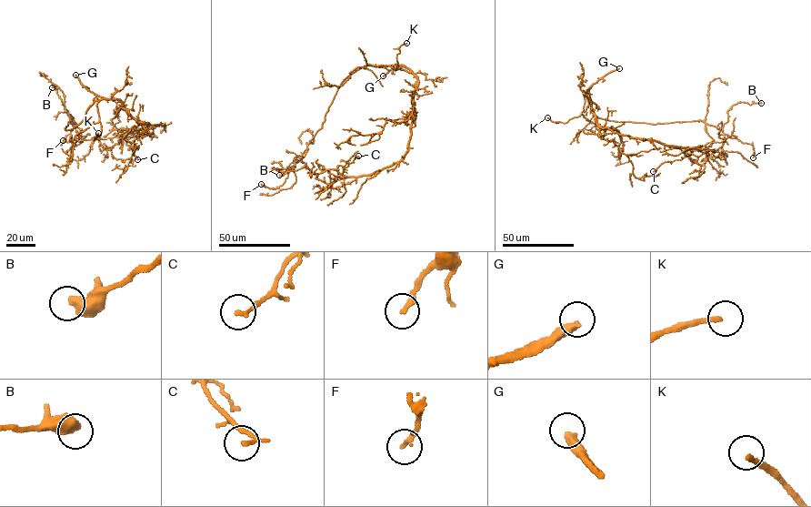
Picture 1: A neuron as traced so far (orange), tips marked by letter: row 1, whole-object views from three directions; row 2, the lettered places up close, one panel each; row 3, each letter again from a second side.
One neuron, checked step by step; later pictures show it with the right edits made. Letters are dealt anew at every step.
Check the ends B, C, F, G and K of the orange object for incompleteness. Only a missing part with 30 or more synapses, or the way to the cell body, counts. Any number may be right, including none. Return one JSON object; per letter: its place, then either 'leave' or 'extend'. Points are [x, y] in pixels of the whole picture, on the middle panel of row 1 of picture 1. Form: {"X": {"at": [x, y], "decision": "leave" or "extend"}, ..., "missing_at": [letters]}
{"B": {"at": [279, 175], "decision": "leave"}, "C": {"at": [358, 156], "decision": "leave"}, "F": {"at": [261, 184], "decision": "leave"}, "G": {"at": [383, 76], "decision": "extend"}, "K": {"at": [406, 43], "decision": "extend"}, "missing_at": ["G", "K"]}

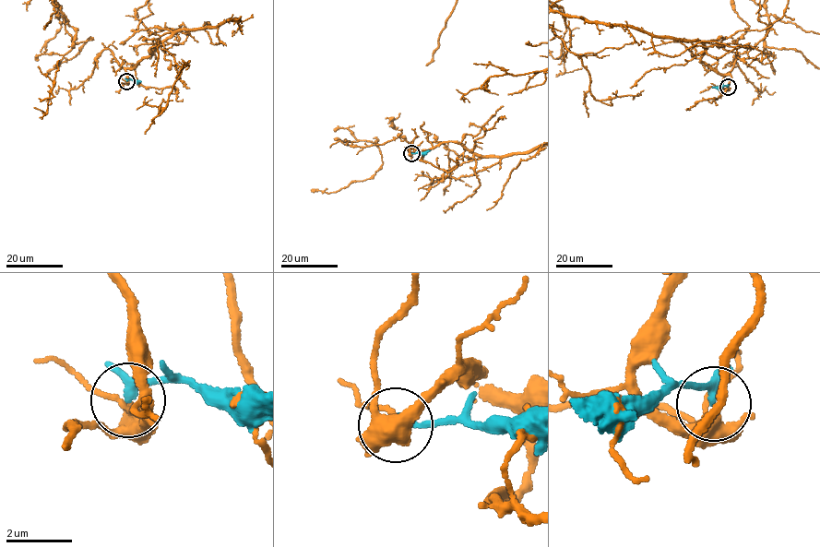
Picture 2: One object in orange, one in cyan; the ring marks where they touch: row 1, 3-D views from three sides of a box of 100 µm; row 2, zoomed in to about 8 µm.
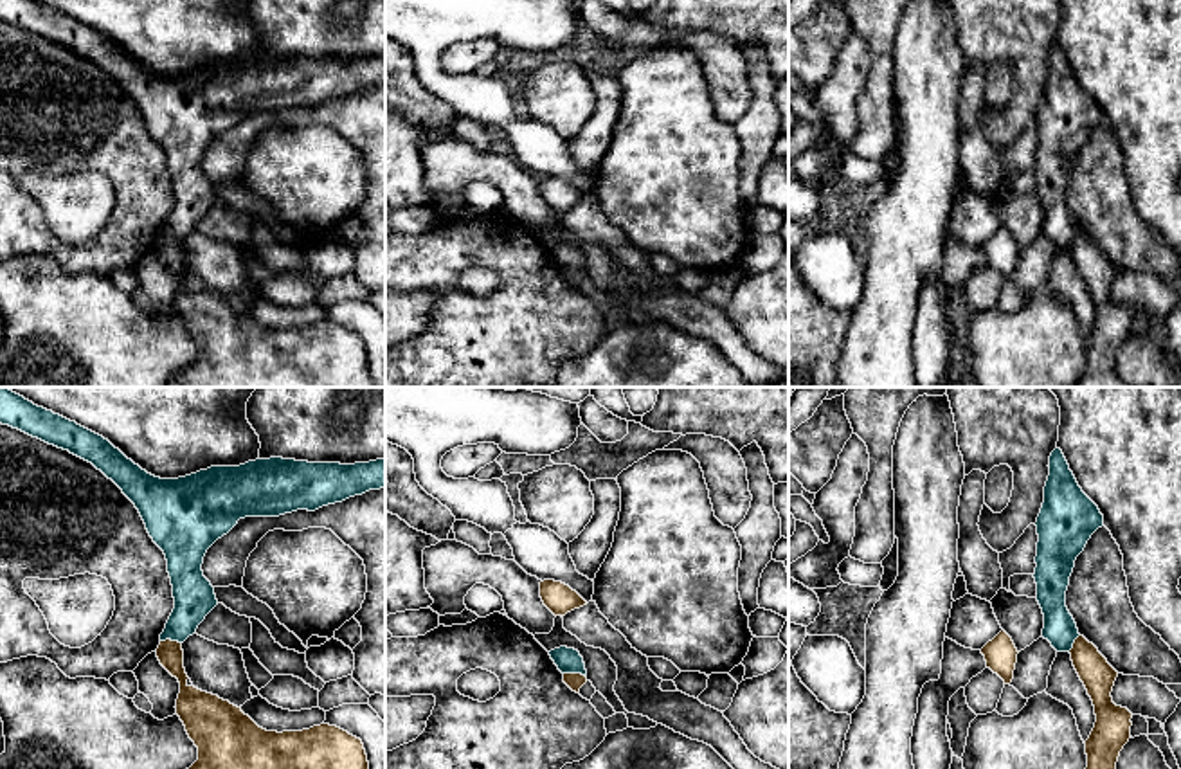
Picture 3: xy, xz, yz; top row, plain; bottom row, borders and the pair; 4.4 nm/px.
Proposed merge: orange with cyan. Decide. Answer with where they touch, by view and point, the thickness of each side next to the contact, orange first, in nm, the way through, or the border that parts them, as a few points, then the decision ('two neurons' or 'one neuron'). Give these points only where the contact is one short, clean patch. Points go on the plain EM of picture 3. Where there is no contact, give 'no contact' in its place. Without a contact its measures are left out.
contact xz (575, 271); calibres 80 and 110 nm; border xz (564, 269), (580, 269), (585, 274); two neurons

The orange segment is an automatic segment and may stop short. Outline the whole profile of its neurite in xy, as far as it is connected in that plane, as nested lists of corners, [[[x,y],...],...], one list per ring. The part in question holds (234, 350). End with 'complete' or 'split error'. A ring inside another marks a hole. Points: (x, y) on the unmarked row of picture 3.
[[[160,238],[157,254],[180,279],[176,312],[198,344],[198,357],[164,387],[374,387],[360,335],[329,321],[302,328],[266,328],[241,304],[187,281],[182,240]]] | complete

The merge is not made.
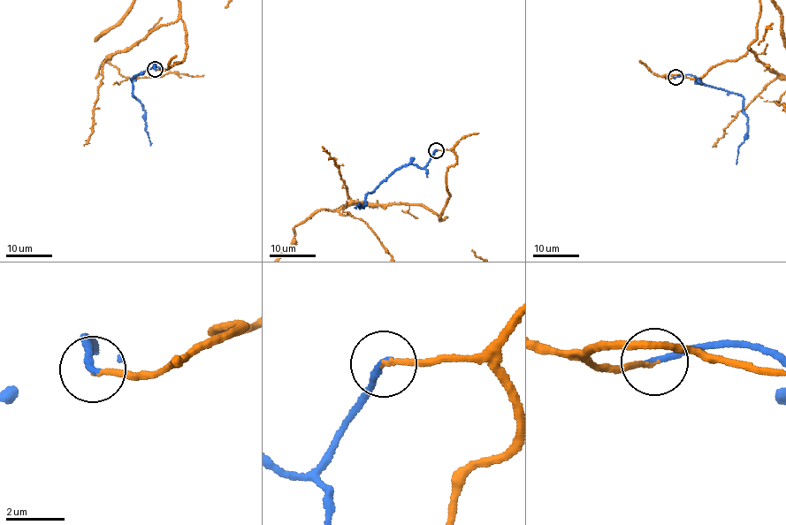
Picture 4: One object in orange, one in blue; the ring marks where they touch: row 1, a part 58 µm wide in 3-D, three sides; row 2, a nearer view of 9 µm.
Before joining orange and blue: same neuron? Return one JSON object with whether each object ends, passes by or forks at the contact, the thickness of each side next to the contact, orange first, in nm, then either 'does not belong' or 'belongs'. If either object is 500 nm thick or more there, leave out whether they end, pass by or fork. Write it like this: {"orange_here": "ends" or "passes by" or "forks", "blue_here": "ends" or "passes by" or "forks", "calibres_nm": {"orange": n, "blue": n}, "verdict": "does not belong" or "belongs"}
{"orange_here": "ends", "blue_here": "ends", "calibres_nm": {"orange": 150, "blue": 240}, "verdict": "belongs"}

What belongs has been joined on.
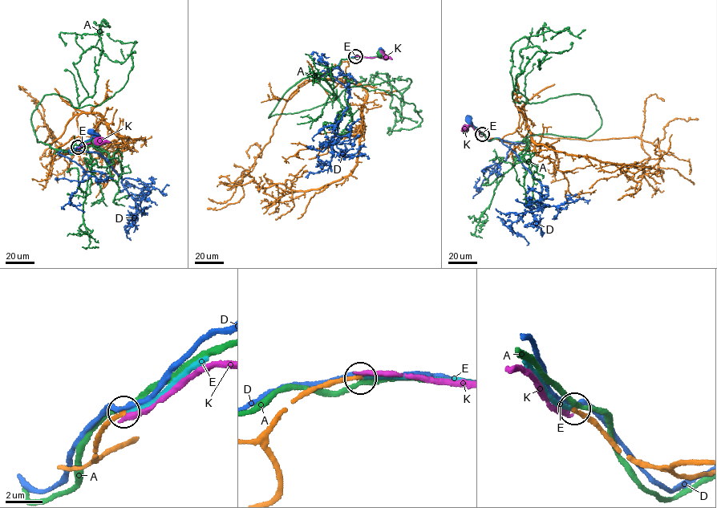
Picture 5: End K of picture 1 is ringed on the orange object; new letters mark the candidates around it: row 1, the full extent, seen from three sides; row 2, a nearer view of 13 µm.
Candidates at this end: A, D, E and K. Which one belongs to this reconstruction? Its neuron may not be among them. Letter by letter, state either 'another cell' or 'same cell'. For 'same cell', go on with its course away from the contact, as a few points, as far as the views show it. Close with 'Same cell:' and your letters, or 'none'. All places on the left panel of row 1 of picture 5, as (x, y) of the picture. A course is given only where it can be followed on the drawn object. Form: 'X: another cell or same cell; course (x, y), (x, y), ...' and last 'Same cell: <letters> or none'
A: another cell
D: another cell
E: same cell
K: another cell
Same cell: E

